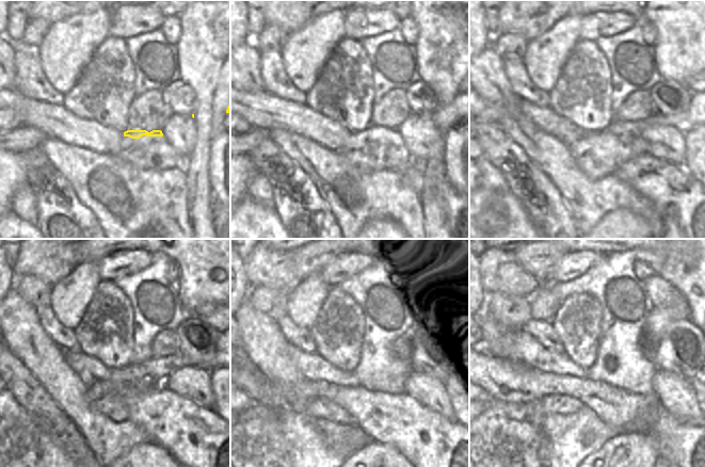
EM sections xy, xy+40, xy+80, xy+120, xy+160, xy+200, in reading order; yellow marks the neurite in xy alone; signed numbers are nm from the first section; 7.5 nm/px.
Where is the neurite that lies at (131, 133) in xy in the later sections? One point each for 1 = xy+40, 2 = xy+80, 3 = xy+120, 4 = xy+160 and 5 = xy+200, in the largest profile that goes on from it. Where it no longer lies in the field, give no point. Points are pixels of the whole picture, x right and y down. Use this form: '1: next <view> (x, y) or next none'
1: next xy+40 (371, 131)
2: next xy+80 (686, 122)
3: next xy+120 (90, 370)
4: next xy+160 (313, 366)
5: next xy+200 (518, 347)

